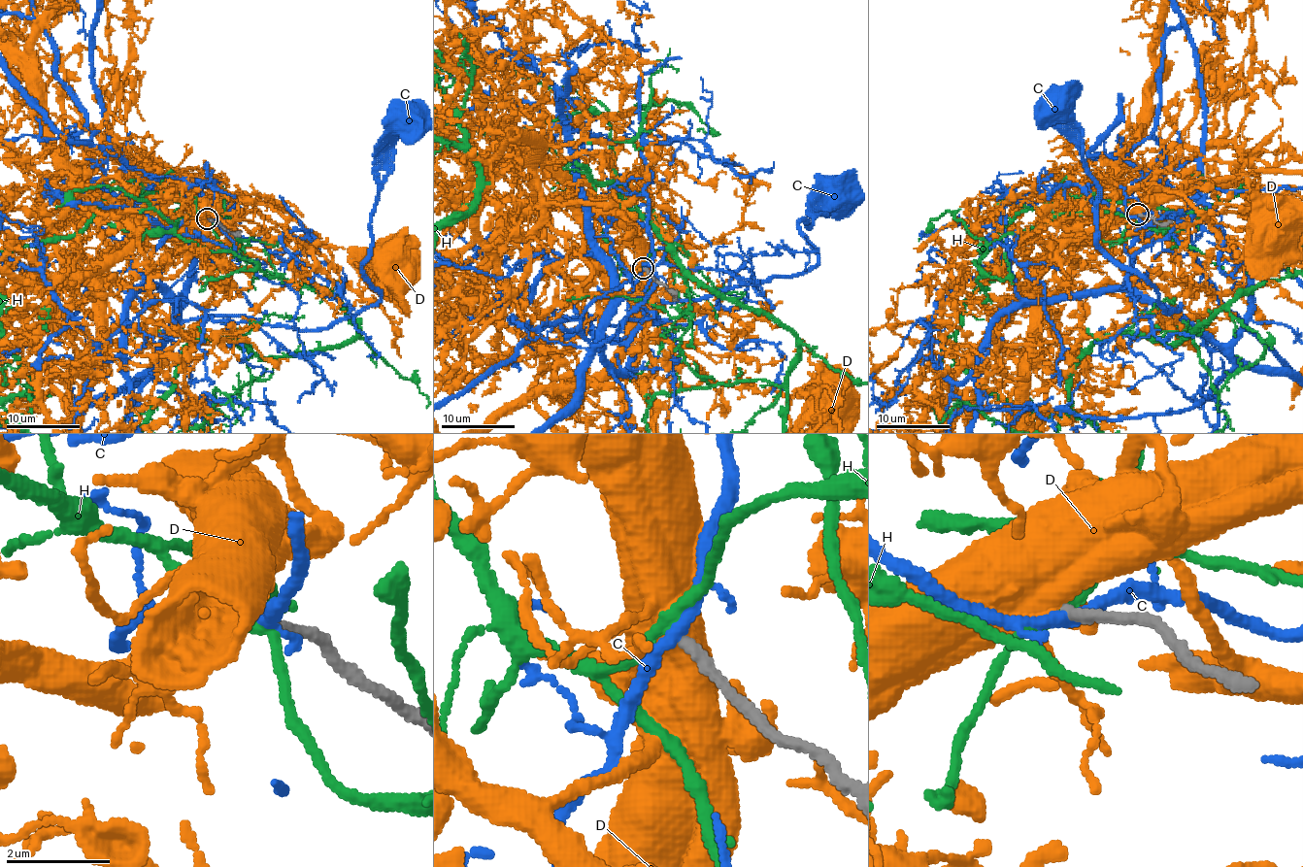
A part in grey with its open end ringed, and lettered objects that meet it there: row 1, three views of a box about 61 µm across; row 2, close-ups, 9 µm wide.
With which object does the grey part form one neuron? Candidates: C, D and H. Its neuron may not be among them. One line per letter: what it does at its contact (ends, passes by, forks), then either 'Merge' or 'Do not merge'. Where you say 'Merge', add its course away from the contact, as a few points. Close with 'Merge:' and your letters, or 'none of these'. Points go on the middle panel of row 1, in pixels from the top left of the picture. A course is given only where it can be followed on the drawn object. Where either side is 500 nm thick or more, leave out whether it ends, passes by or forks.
C: It passes by. Do not merge
D: Do not merge
H: It passes by. Do not merge
Merge: none of these

